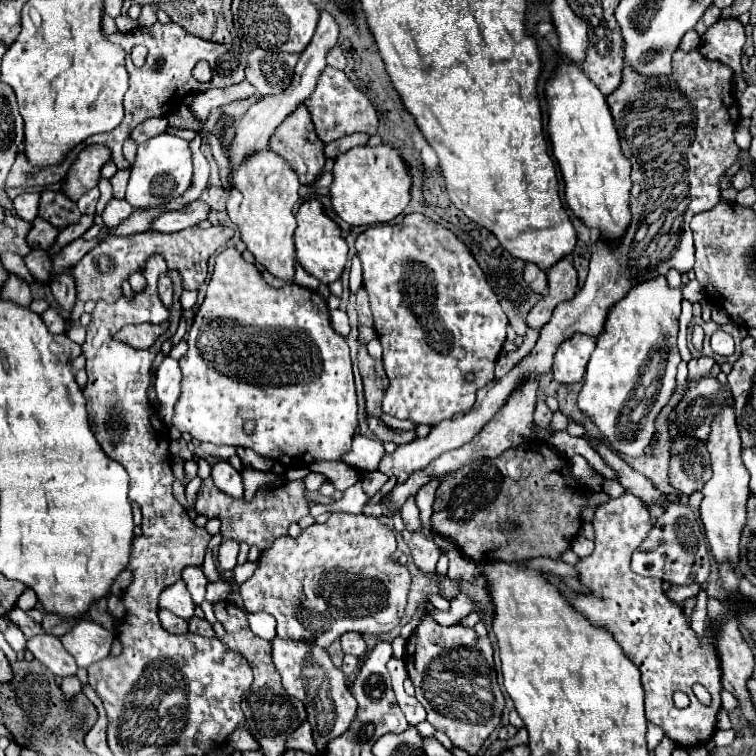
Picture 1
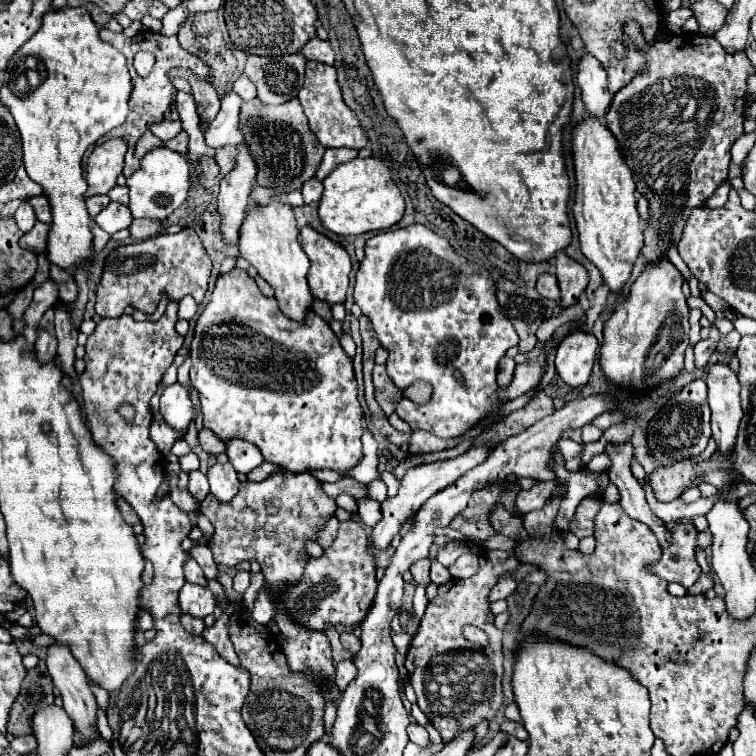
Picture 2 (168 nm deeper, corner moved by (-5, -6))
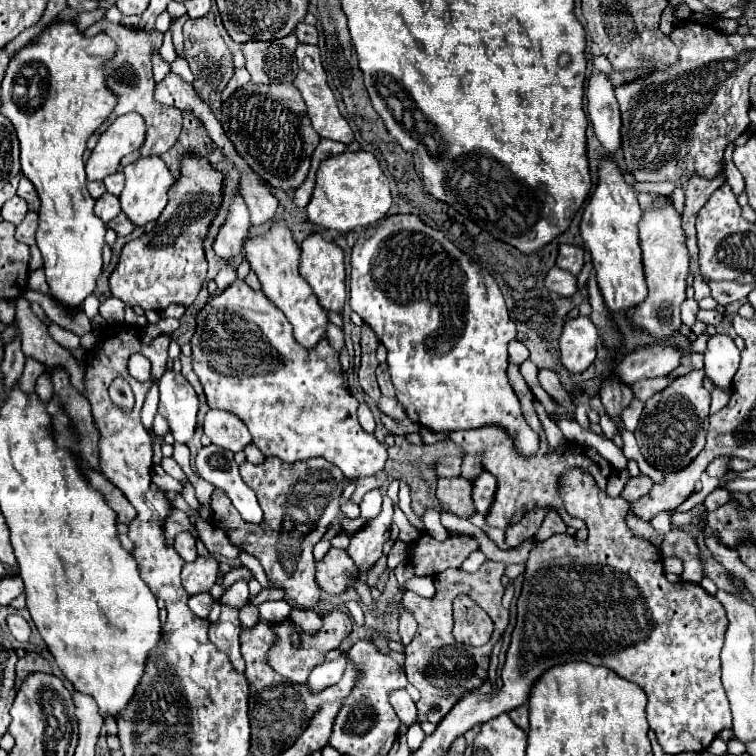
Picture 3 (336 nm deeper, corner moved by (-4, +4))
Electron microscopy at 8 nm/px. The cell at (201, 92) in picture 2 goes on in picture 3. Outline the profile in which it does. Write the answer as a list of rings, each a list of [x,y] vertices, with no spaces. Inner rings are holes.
[[[186,15],[180,17],[180,19],[174,23],[174,27],[172,27],[172,41],[174,41],[174,49],[176,49],[178,57],[184,57],[184,47],[182,47],[182,25],[184,25],[184,21],[186,21],[186,17]]]

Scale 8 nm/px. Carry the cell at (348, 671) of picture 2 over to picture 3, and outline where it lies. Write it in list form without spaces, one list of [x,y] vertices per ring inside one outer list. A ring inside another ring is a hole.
[[[342,653],[338,659],[324,661],[322,665],[314,667],[310,677],[308,677],[308,687],[312,691],[322,691],[324,687],[330,687],[330,685],[338,683],[344,675],[344,669],[346,669],[346,655]]]

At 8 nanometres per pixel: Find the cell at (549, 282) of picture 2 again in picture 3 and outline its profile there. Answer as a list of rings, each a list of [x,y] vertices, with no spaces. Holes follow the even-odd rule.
[[[552,267],[544,279],[546,289],[558,293],[558,295],[574,295],[576,293],[576,277],[572,273],[566,273],[564,269]]]

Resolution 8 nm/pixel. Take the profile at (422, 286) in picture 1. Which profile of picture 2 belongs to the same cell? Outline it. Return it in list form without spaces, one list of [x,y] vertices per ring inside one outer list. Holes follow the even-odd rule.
[[[409,225],[405,229],[377,233],[375,237],[367,239],[365,257],[357,271],[353,299],[361,307],[363,315],[371,321],[381,345],[389,351],[387,375],[391,381],[399,389],[409,387],[417,379],[433,385],[433,395],[427,405],[417,405],[405,397],[397,405],[395,413],[407,421],[413,431],[423,429],[441,439],[453,439],[461,437],[489,415],[497,403],[495,377],[499,359],[509,347],[519,343],[519,337],[511,321],[503,315],[495,297],[495,285],[483,267],[457,255],[449,241],[431,229],[423,225]],[[455,371],[461,373],[463,383],[455,379]]]

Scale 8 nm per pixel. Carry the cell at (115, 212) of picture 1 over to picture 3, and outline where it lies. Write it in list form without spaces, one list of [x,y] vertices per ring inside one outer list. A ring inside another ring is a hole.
[[[104,193],[98,201],[96,201],[96,207],[94,207],[94,213],[104,221],[104,223],[110,223],[118,213],[120,213],[120,201],[116,195],[112,193]]]

